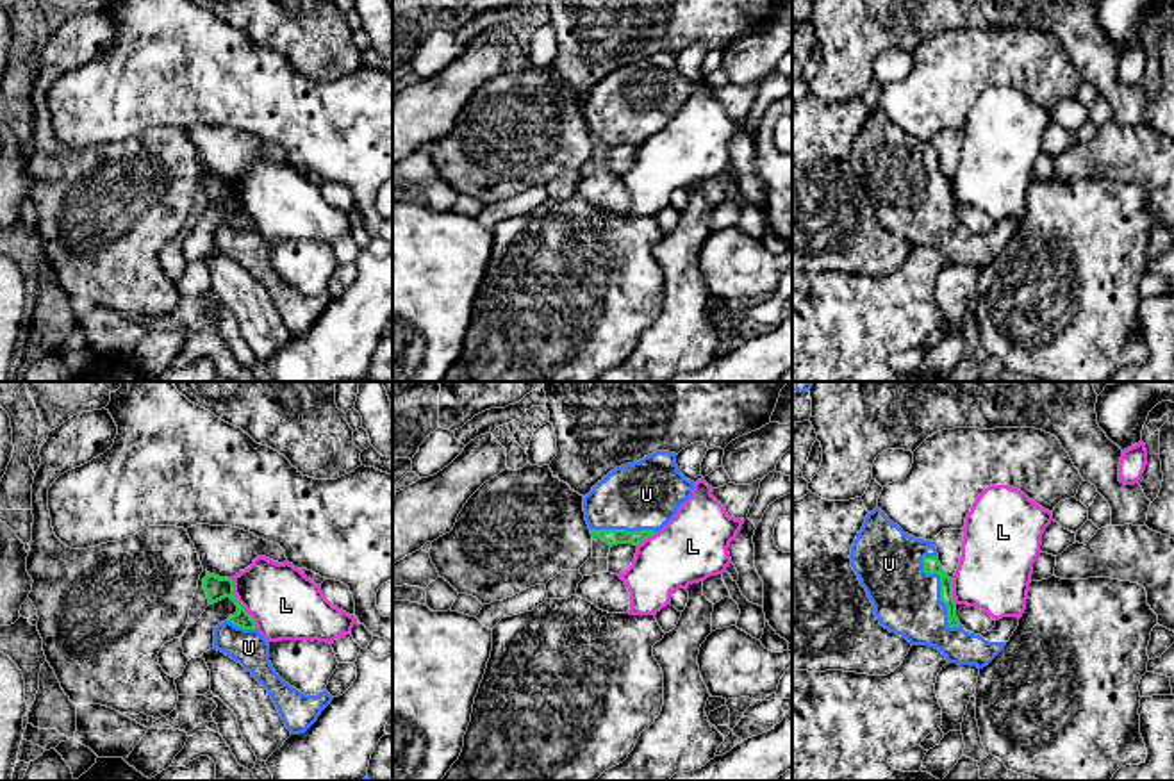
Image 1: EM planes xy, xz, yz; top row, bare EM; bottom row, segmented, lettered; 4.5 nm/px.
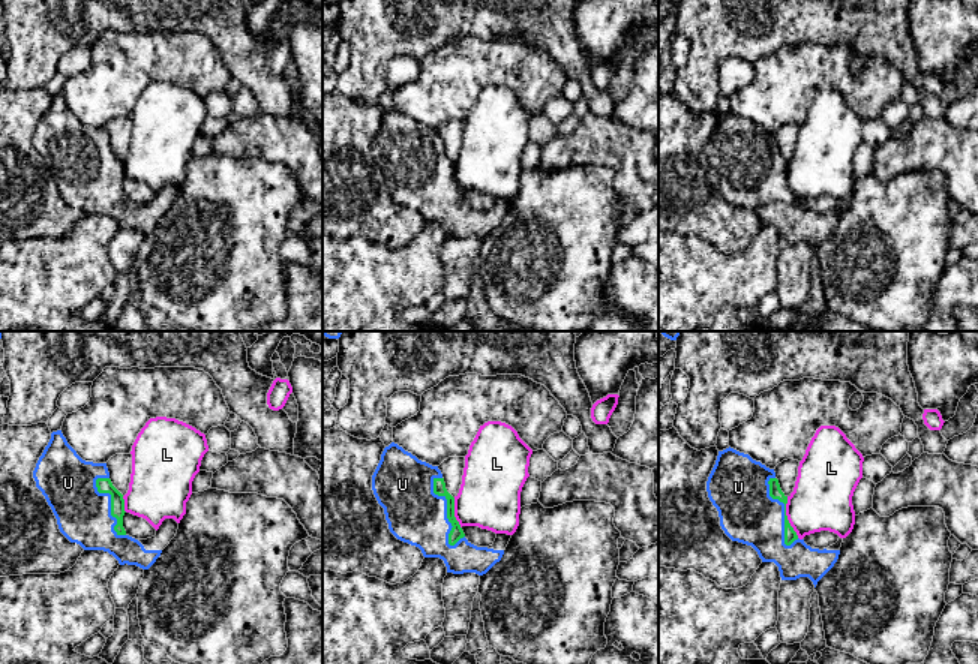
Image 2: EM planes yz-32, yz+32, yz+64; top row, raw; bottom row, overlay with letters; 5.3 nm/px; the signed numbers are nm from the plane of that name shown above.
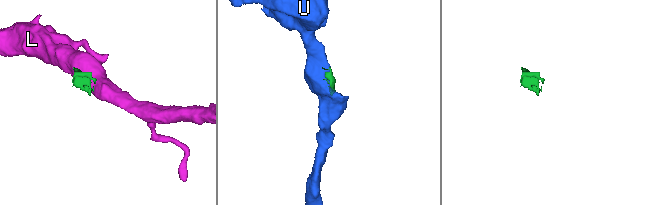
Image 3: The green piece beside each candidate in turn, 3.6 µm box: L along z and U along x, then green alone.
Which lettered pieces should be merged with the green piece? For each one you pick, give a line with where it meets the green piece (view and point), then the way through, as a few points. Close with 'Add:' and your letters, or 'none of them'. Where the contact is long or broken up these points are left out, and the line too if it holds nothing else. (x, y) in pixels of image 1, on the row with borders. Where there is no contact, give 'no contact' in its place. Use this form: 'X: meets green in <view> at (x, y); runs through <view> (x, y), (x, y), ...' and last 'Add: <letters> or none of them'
U: meets green in yz at (941, 591)
Add: U

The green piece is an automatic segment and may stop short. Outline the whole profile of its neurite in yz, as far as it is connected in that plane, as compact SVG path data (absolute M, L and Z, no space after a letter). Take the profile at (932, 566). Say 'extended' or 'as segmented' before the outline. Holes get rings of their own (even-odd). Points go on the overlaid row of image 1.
extended; M878 506L867 514L849 558L880 624L912 645L938 649L947 663L987 667L1019 626L1017 617L1003 617L987 633L965 631L933 542L910 537Z

